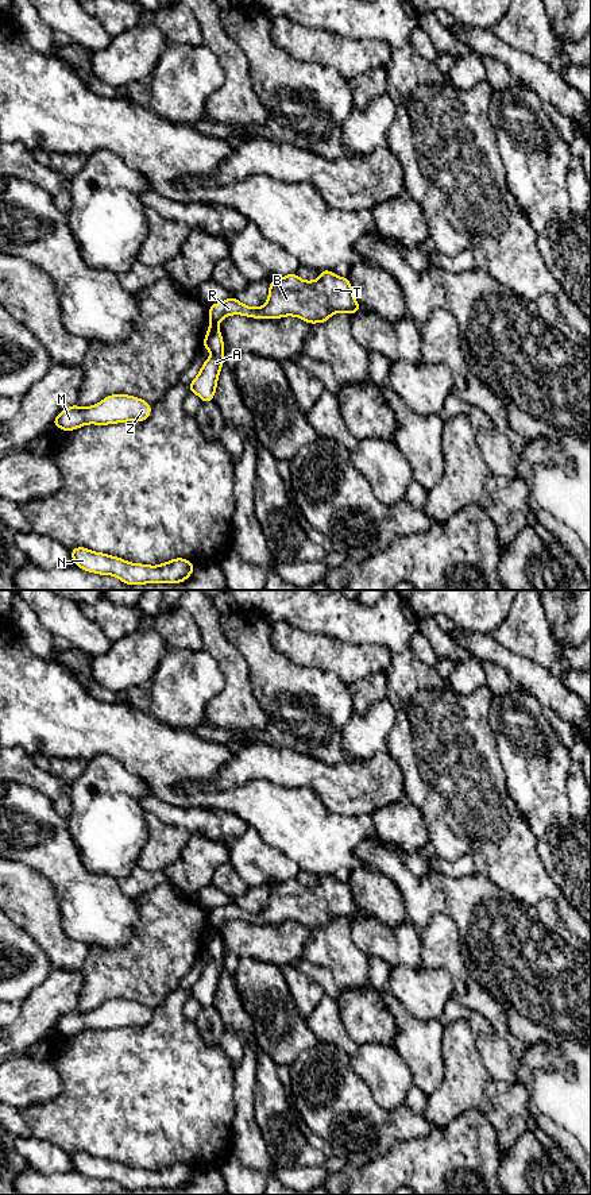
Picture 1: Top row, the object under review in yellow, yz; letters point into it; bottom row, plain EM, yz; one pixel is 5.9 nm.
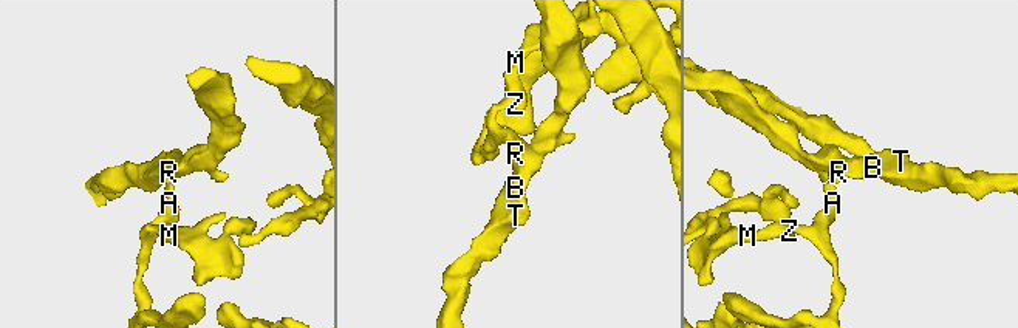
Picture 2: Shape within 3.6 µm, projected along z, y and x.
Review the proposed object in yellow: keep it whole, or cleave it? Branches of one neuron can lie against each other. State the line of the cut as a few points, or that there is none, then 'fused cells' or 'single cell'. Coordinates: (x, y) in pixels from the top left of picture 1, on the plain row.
cut yz (212, 928), (216, 932); fused cells

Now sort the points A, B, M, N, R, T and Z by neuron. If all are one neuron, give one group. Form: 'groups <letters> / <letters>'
groups A M N Z / B R T

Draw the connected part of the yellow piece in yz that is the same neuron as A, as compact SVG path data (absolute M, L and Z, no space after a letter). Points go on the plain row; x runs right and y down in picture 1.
M213 929L208 932L202 953L208 953L210 961L188 994L196 998L202 1007L209 1007L213 1006L220 974L224 970L224 948L219 932Z

